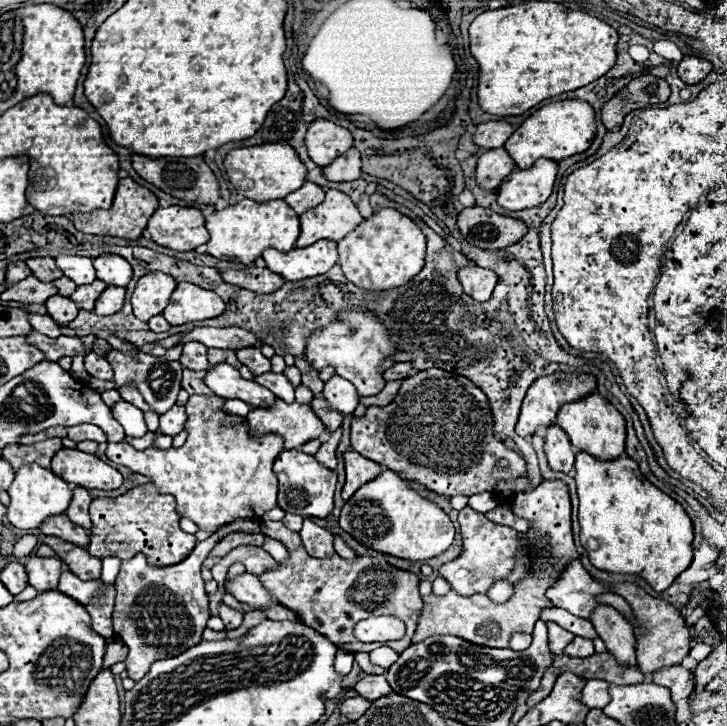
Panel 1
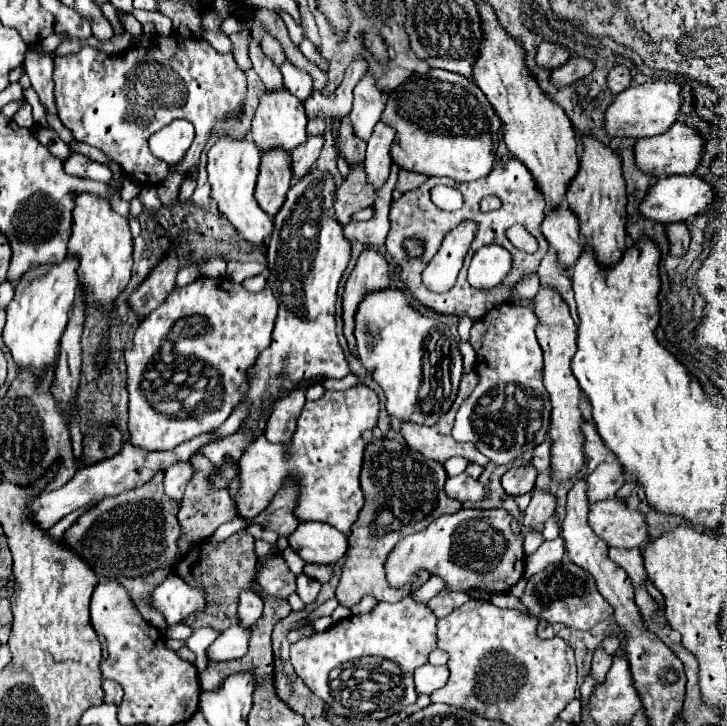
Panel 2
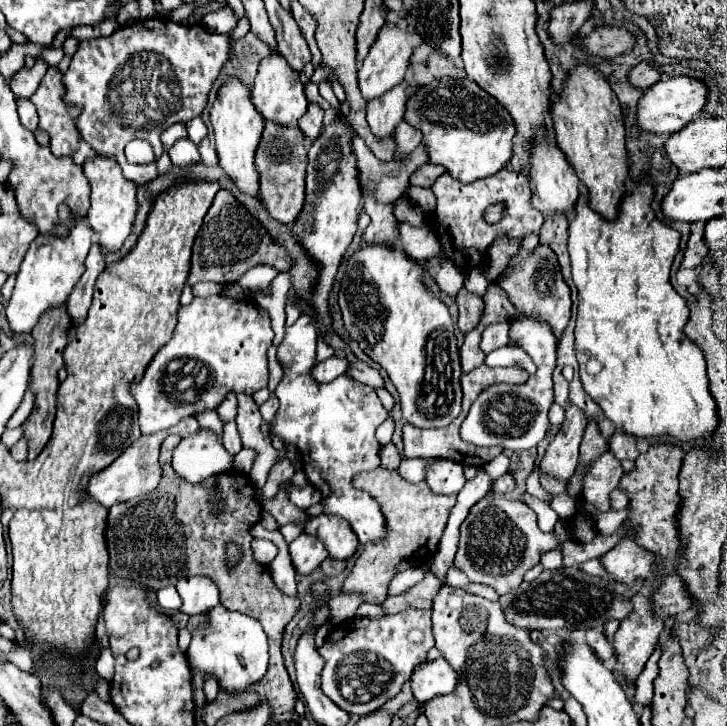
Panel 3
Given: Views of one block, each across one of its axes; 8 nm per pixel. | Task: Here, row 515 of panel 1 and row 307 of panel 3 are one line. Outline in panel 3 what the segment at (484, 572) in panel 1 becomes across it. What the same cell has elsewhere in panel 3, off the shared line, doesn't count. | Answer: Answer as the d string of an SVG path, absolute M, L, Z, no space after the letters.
M464 288L460 290L456 302L458 302L458 308L460 308L458 328L460 328L464 334L468 334L468 332L478 324L478 320L480 320L480 316L482 316L482 310L484 310L484 302L482 302L478 296L466 292Z

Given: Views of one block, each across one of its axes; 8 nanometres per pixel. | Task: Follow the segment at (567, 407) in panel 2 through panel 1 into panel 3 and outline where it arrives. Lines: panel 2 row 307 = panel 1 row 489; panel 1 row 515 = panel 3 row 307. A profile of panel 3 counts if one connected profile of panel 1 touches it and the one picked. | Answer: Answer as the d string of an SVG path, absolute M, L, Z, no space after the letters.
M536 246L534 252L518 252L518 256L510 258L510 266L512 266L512 270L498 278L500 286L508 294L510 302L526 318L534 318L536 322L550 326L554 336L560 340L568 326L568 320L570 320L572 302L570 302L570 288L566 286L566 282L560 274L554 252L548 246Z

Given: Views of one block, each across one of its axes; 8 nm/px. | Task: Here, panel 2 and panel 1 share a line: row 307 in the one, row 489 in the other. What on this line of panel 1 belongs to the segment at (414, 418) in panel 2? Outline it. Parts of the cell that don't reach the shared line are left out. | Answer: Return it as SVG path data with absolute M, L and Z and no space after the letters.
M384 470L380 478L356 490L342 508L338 524L362 546L402 560L436 558L452 546L454 526L450 518L430 500L420 498L396 472Z

